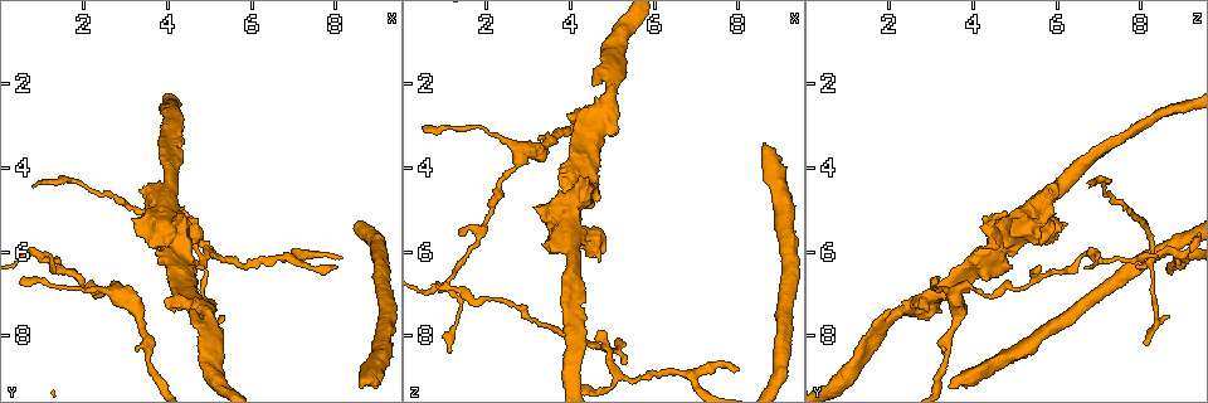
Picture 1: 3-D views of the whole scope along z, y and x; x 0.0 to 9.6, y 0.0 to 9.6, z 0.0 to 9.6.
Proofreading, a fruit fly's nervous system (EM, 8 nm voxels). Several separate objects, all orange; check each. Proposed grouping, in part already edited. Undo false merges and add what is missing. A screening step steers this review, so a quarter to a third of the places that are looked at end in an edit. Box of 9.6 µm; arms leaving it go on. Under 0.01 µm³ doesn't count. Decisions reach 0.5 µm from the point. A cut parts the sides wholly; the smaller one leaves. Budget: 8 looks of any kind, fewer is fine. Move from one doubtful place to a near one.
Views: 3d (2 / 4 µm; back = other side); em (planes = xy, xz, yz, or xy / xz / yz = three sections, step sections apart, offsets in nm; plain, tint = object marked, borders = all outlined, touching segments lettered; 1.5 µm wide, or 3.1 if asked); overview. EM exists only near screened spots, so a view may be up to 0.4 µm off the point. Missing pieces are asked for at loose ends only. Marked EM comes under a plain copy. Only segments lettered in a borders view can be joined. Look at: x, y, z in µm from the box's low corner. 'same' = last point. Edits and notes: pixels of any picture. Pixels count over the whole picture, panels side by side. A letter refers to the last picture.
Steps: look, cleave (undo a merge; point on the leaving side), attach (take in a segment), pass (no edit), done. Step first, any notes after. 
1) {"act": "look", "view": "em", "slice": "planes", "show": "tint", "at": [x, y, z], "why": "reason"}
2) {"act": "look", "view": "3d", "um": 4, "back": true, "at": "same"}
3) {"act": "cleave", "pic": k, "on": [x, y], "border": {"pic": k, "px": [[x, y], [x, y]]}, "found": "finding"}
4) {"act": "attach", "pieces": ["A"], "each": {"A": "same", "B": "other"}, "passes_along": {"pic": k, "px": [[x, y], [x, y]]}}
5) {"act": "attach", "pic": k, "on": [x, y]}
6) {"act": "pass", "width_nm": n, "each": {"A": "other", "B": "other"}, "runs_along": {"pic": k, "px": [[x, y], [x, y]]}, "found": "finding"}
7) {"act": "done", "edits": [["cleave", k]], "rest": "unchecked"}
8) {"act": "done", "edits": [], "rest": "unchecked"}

{"act": "look", "view": "em", "slice": "xy", "step": 4, "show": "tint", "at": [8.00, 6.40, 8.80], "why": "thin end"}

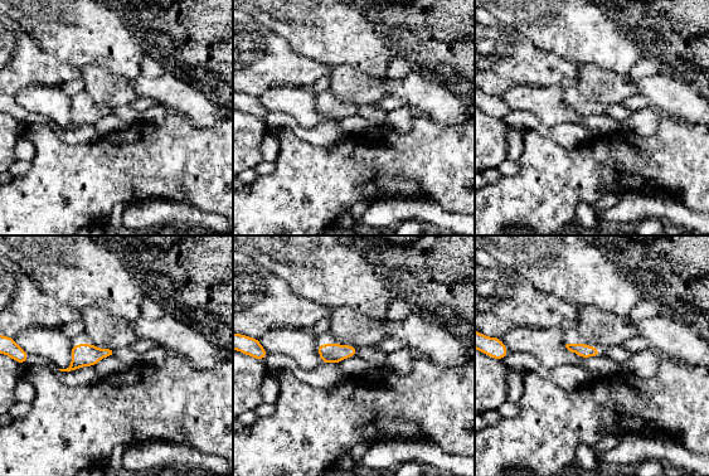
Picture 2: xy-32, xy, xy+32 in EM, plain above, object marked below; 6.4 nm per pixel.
{"act": "look", "view": "em", "slice": "planes", "show": "borders", "at": "same", "why": "cut it another way"}

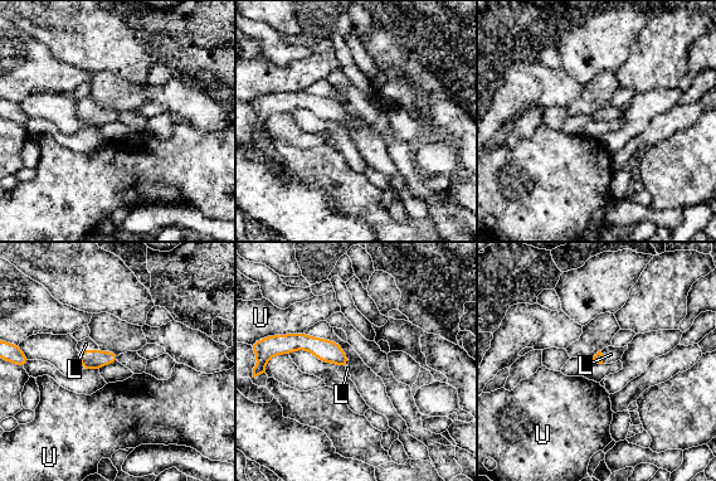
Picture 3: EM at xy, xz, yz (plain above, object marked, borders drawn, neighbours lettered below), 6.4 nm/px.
{"act": "attach", "pieces": ["L"], "each": {"L": "same", "U": "other"}, "passes_along": {"pic": 3, "px": [[89, 359], [88, 350], [86, 344]]}, "found": "it goes on there"}

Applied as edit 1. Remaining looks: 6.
{"act": "look", "view": "em", "slice": "planes", "show": "borders", "at": [4.90, 6.00, 8.40], "why": "three arms meet"}

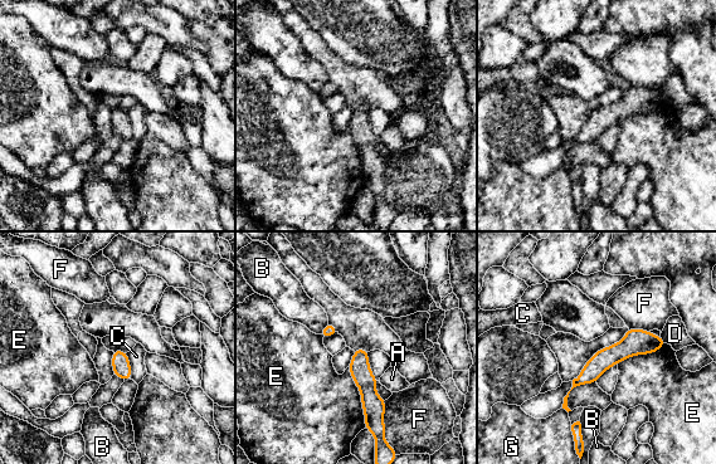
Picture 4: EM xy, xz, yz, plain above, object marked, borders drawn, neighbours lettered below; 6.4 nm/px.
{"act": "pass", "each": {"A": "other", "B": "other", "C": "other", "D": "other", "E": "other", "F": "other", "G": "other"}, "runs_along": {"pic": 4, "px": [[661, 342], [634, 342], [575, 382]]}, "found": "continuous, no second neuron"}

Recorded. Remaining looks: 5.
{"act": "done", "edits": [["attach", 3]], "rest": "unchecked"}

